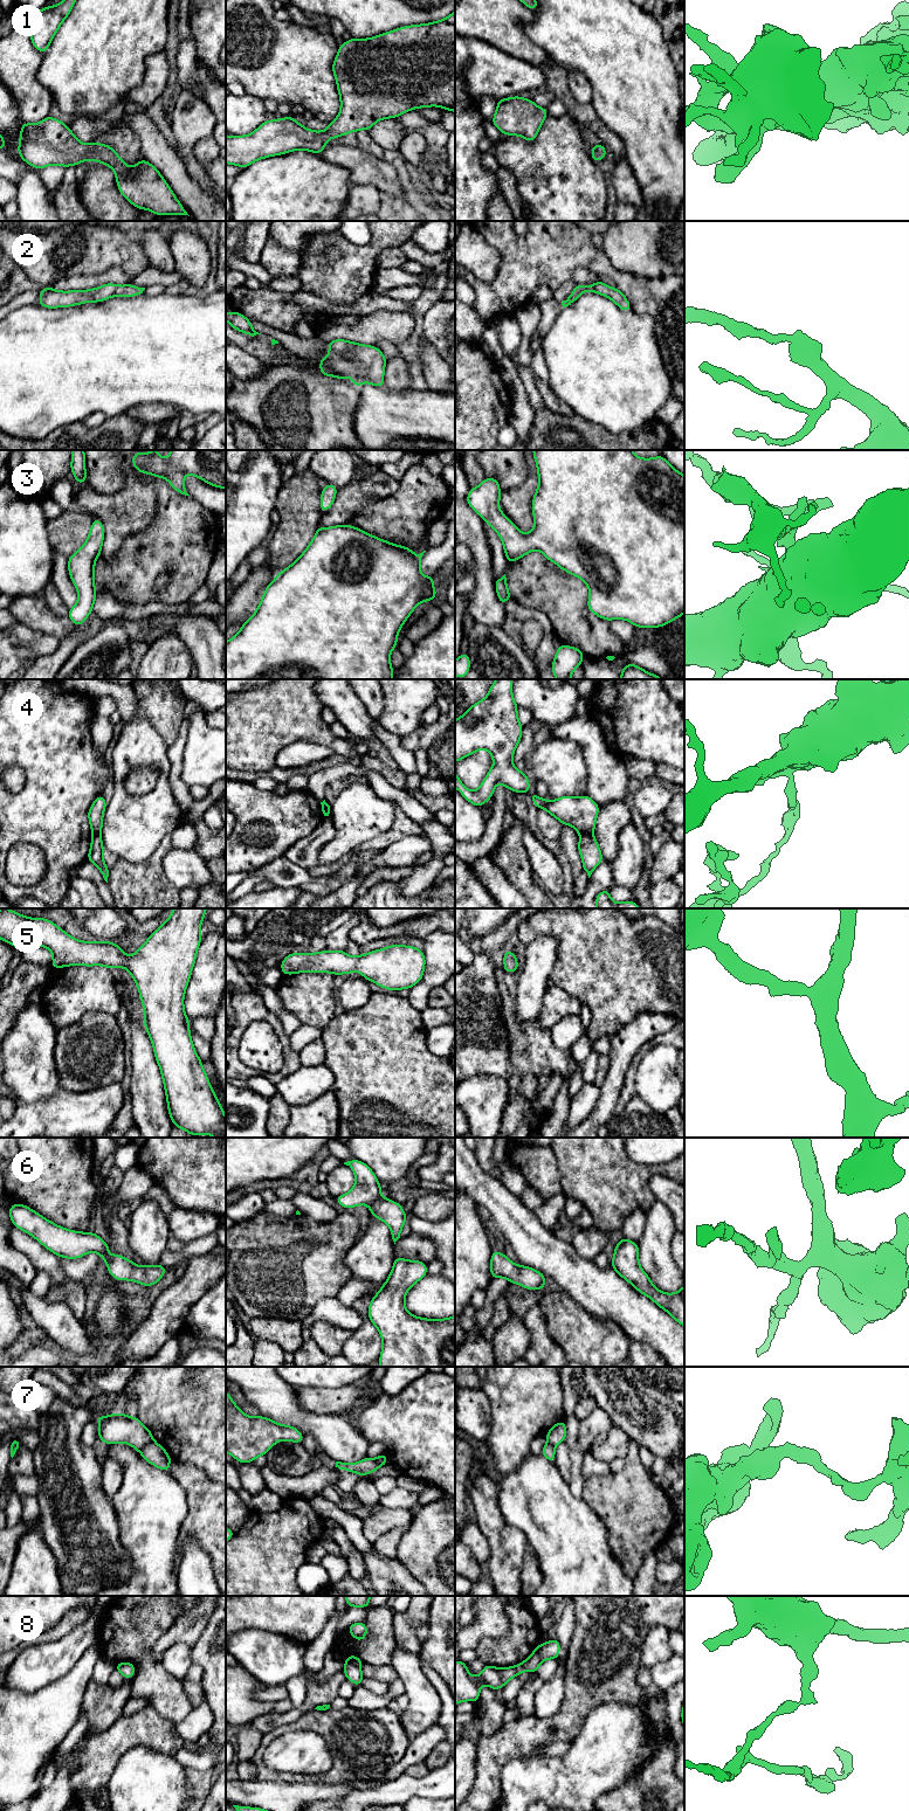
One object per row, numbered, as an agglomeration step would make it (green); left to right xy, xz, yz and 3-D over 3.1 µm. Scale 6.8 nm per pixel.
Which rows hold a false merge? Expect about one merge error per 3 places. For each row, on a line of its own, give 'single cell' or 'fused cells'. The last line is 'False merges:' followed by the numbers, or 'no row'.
1: single cell
2: single cell
3: single cell
4: fused cells
5: single cell
6: single cell
7: fused cells
8: fused cells
False merges: 4, 7, 8

